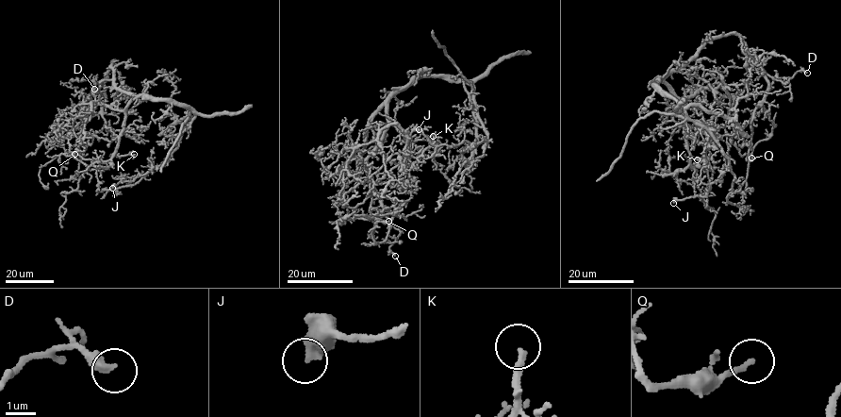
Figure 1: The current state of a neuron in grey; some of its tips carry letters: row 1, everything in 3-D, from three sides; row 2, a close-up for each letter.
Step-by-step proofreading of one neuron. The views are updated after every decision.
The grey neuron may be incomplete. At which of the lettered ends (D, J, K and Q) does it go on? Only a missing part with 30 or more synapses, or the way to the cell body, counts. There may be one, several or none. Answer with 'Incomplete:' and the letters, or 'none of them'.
Incomplete: J

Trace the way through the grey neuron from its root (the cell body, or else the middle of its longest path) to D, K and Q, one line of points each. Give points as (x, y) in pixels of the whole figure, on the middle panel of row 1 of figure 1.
D: (376, 110), (364, 139), (361, 159), (367, 176), (374, 184), (383, 215), (400, 232), (389, 247), (395, 256)
K: (376, 110), (386, 104), (391, 123), (406, 136), (407, 150), (413, 157), (417, 158), (429, 147), (433, 136)
Q: (376, 110), (361, 159), (383, 206), (399, 214), (385, 241), (375, 243), (376, 223), (388, 221)

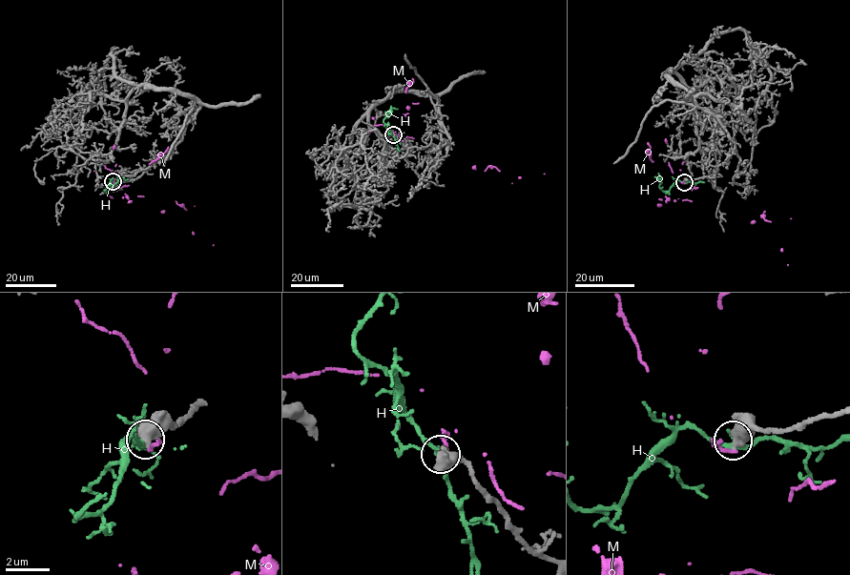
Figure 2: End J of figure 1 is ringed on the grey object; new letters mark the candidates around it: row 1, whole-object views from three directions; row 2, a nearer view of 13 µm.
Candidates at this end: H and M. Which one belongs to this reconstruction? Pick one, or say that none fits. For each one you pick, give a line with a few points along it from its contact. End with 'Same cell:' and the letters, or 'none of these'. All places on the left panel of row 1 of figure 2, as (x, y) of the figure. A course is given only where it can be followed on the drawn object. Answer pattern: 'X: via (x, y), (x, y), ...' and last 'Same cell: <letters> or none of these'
Same cell: none of these

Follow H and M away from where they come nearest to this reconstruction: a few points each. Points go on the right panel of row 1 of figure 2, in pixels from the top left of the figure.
H: (685, 182), (677, 180), (665, 192), (659, 187), (661, 182), (657, 178), (661, 179)
M: (684, 183), (653, 161), (695, 188), (763, 214), (764, 219), (771, 222), (788, 265)

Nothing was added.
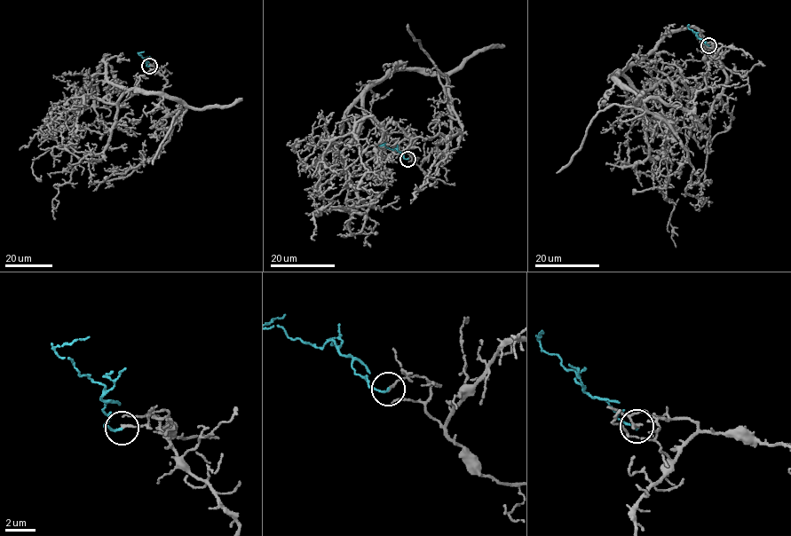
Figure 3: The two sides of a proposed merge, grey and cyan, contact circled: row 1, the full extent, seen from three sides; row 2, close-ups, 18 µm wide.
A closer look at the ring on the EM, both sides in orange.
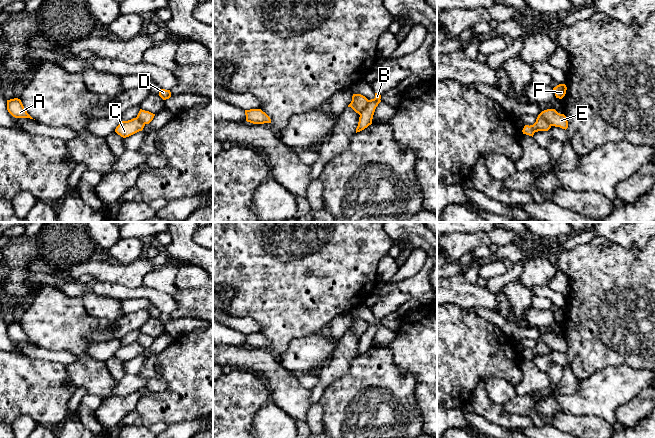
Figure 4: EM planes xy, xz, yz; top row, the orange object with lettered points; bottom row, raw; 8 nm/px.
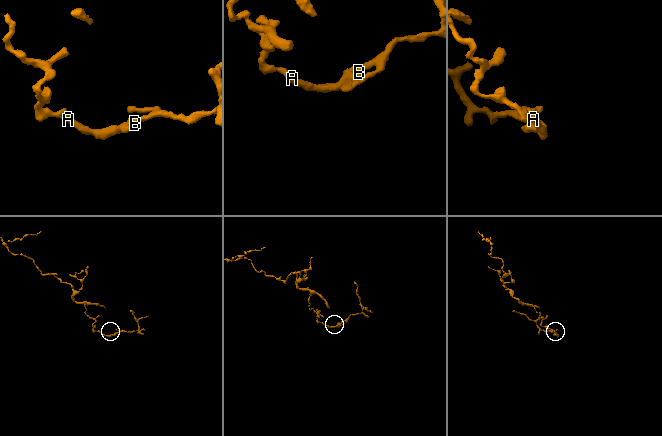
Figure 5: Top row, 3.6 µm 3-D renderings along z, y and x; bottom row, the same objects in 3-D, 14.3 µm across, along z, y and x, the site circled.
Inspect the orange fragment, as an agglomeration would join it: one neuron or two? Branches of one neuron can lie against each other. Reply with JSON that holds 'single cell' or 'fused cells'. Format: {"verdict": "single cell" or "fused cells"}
{"verdict": "fused cells"}

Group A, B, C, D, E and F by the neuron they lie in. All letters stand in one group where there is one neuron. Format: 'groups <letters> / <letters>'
groups A C / B D E F

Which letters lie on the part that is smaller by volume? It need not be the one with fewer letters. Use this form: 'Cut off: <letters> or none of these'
Cut off: B, D, E, F

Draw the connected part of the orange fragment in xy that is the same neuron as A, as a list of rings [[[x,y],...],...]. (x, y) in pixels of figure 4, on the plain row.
[[[18,322],[7,324],[7,334],[15,342],[33,343],[25,334],[22,326]]]

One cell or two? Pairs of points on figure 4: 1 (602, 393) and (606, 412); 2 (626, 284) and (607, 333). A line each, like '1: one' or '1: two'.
1: one
2: one

